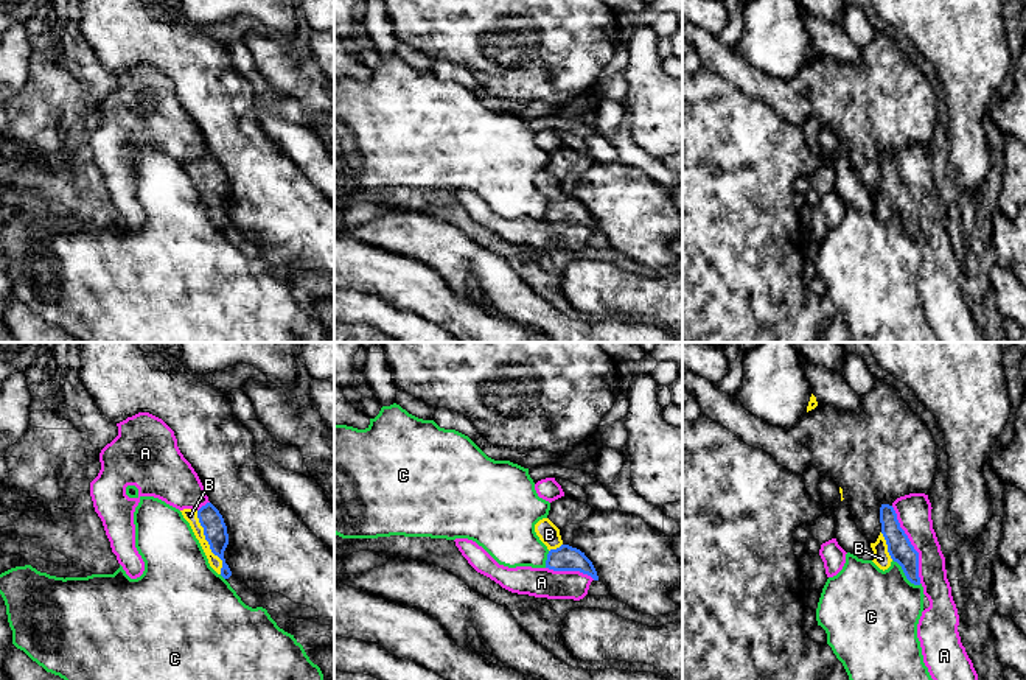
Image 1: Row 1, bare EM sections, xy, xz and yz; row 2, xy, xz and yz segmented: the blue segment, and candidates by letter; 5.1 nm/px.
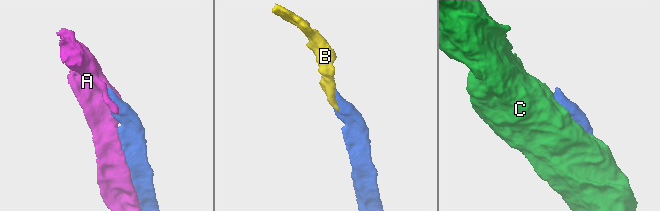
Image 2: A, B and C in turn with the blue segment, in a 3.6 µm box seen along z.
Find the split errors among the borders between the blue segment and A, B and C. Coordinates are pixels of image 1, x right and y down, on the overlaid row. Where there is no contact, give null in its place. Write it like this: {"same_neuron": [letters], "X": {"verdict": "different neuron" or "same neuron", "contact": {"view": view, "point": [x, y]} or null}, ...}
{"same_neuron": ["B"], "A": {"verdict": "different neuron", "contact": {"view": "yz", "point": [911, 545]}}, "B": {"verdict": "same neuron", "contact": {"view": "xy", "point": [207, 540]}}, "C": {"verdict": "different neuron", "contact": {"view": "yz", "point": [905, 574]}}}

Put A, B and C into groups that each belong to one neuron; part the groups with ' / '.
A / B / C

